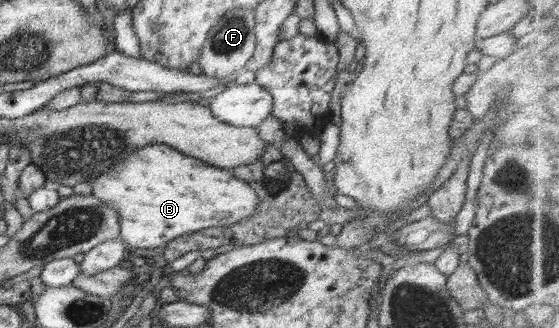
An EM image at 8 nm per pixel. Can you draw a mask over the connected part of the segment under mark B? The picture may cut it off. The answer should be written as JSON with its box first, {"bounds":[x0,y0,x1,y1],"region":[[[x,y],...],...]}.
{"bounds":[89,143,260,253],"region":[[[161,143],[138,147],[89,184],[94,197],[116,209],[122,240],[145,253],[180,235],[236,224],[253,216],[260,202],[256,191],[231,171],[202,163]]]}

